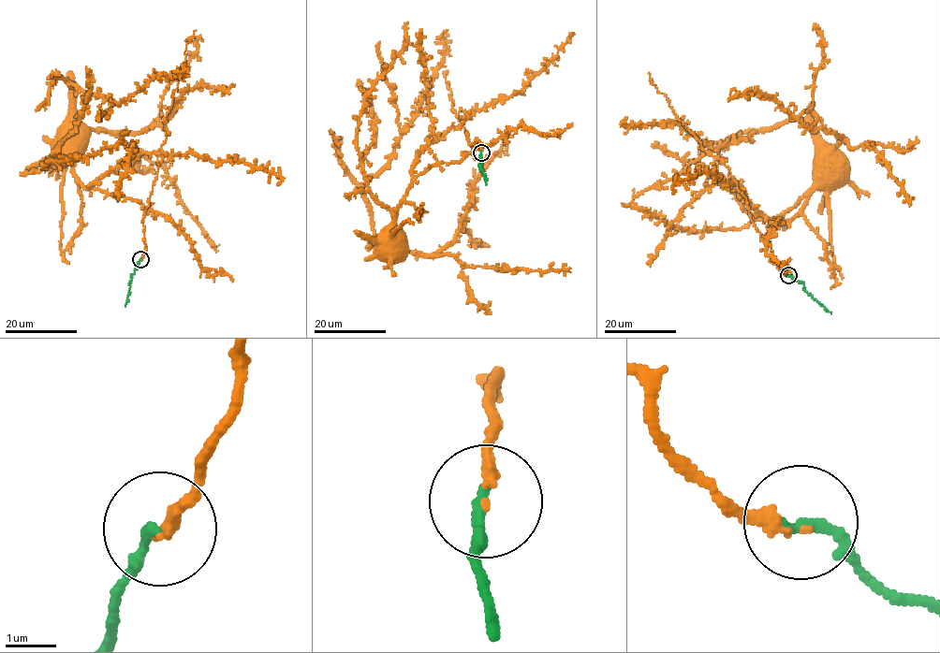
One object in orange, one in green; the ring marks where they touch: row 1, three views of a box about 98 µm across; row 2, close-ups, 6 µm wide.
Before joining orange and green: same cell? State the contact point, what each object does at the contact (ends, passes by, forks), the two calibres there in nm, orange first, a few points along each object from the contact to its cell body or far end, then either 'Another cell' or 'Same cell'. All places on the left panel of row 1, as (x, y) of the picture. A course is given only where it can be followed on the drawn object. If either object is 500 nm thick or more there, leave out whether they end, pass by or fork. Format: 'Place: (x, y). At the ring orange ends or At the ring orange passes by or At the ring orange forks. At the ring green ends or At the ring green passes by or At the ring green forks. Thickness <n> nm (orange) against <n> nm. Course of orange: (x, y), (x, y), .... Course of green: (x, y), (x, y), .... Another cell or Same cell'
Place: (140, 259). At the ring orange ends. At the ring green ends. Thickness 180 nm (orange) against 240 nm. Course of orange: (140, 260), (157, 156), (126, 157), (85, 186), (71, 153), (70, 84), (117, 102), (160, 74), (188, 70). Course of green: (140, 259), (130, 277), (125, 306). Same cell

